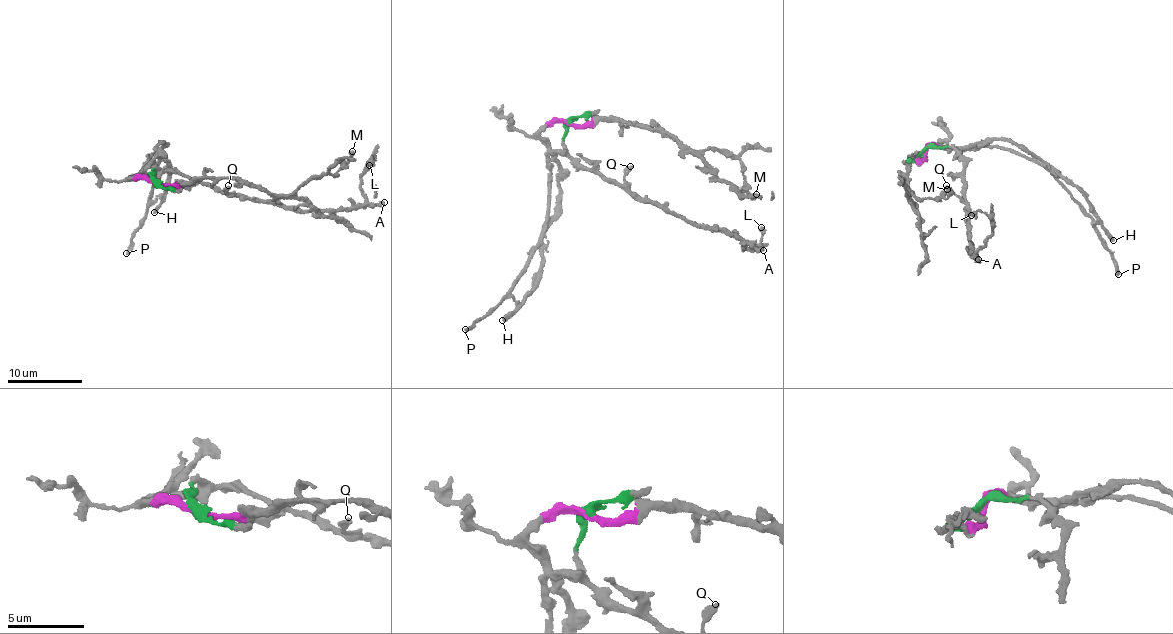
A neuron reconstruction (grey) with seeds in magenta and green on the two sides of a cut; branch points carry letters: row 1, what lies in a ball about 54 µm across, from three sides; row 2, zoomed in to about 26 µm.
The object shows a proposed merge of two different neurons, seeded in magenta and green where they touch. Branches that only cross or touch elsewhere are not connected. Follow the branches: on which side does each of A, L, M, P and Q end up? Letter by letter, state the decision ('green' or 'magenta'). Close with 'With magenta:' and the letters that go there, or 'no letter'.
A: green
L: green
M: magenta
P: green
Q: green
With magenta: M

